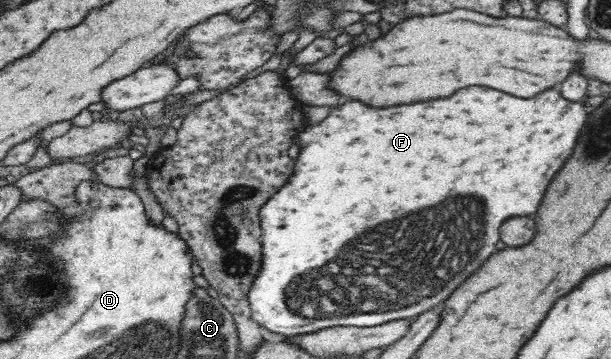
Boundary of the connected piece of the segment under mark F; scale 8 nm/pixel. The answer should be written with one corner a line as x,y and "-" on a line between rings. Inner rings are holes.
468,87
456,91
456,95
448,99
430,99
424,103
408,103
390,109
376,109
360,101
350,101
332,109
332,113
322,123
307,125
302,129
298,135
299,155
293,167
292,179
287,179
288,183
280,187
260,208
261,267
247,295
253,320
274,333
290,337
336,326
374,327
417,317
427,309
440,307
448,293
464,279
464,275
472,275
492,253
496,253
502,223
510,217
524,217
538,211
548,183
570,157
578,133
586,125
586,119
588,113
582,103
570,103
554,89
548,89
532,99
518,99
490,87
-
438,235
442,235
438,253
430,259
416,259
416,255
428,255
428,239
438,239

